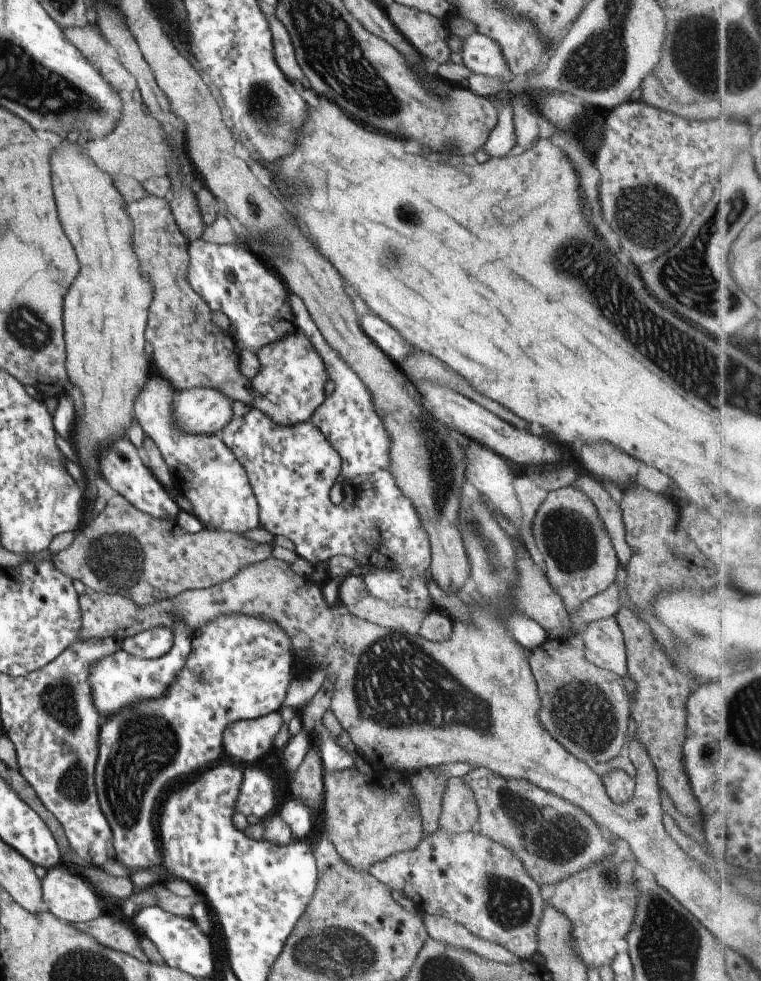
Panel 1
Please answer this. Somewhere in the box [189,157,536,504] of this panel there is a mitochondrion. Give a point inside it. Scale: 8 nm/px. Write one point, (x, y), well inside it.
(393, 257)

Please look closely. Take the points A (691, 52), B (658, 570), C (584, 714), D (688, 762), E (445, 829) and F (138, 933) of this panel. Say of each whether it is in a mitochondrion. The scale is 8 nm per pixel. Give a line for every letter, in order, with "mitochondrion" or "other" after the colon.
A: mitochondrion
B: other
C: mitochondrion
D: other
E: other
F: other

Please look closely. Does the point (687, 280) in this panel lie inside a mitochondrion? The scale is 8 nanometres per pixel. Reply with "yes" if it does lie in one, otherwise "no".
yes

